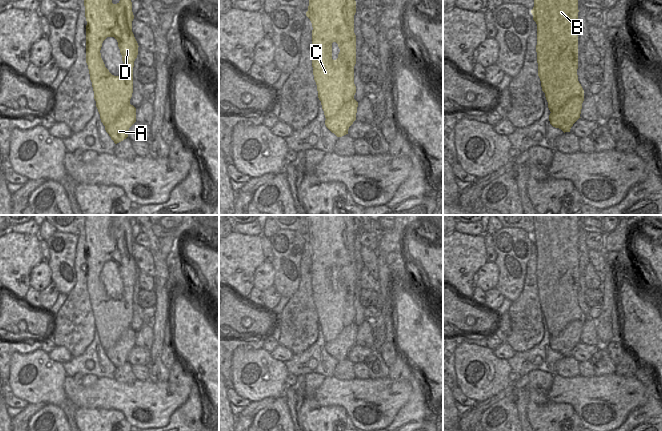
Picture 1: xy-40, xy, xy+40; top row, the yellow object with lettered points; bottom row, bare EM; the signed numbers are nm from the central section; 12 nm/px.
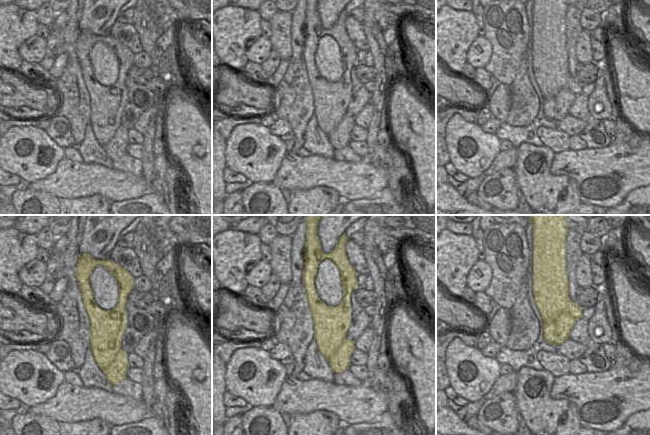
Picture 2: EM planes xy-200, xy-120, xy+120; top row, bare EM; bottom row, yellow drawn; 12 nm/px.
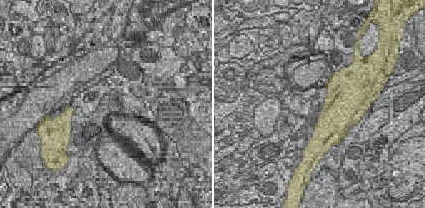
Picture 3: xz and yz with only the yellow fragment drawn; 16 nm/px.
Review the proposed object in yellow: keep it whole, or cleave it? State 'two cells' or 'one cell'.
two cells

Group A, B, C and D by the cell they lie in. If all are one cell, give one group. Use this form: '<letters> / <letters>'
A / B C D

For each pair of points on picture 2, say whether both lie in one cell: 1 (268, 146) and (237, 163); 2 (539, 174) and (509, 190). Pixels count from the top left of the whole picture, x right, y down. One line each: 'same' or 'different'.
1: same
2: different

